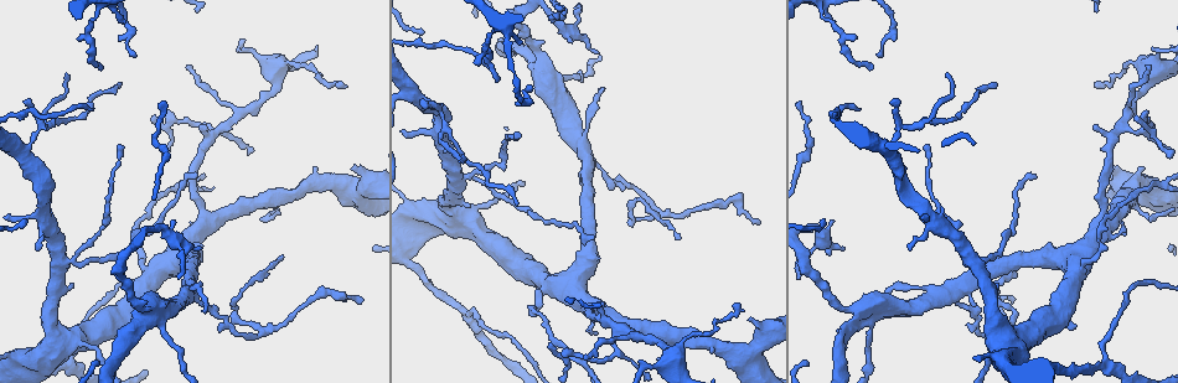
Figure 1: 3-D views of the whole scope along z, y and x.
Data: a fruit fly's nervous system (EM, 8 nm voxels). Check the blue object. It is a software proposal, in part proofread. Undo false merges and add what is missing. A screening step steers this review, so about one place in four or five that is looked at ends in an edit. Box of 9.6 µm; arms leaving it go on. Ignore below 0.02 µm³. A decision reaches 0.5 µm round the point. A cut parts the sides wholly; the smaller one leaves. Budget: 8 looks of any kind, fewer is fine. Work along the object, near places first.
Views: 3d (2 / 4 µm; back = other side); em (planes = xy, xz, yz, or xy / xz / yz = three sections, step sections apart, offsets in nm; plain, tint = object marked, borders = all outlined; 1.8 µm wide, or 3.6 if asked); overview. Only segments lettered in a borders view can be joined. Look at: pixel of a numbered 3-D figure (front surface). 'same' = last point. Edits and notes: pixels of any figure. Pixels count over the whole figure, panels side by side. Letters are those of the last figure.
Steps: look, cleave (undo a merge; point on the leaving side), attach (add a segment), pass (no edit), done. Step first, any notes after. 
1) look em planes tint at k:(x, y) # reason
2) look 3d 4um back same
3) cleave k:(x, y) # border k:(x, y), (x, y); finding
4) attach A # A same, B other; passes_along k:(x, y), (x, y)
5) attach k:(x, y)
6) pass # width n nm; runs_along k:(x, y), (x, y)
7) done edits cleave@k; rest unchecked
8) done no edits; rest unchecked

look em planes tint at 1:(1145, 118) # sharp bend

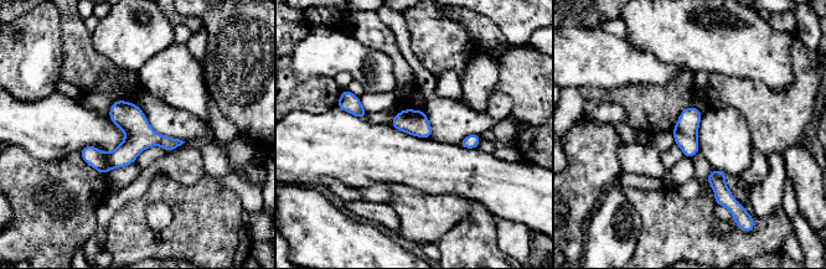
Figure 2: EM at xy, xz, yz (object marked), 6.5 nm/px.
look em planes borders same # what lies round it

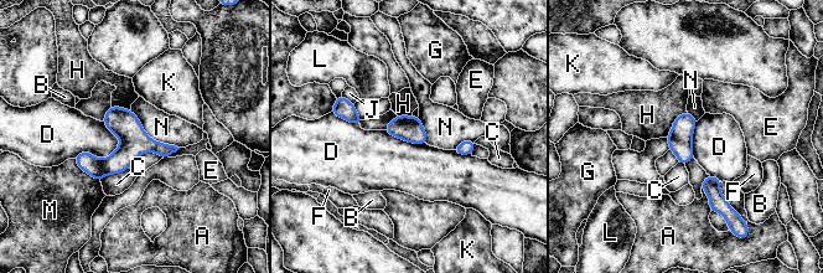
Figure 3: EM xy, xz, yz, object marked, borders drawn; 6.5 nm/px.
pass # longest_contact N 400 nm; A other, B other, C other, D other, E other, F other, G other, H other, J other, K other, L other, M other, N other; runs_along 3:(172, 149), (133, 147), (114, 164), (78, 159); continuous, no second neuron

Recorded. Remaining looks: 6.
look em 3.6um planes borders at 1:(1080, 272) # four-way junction

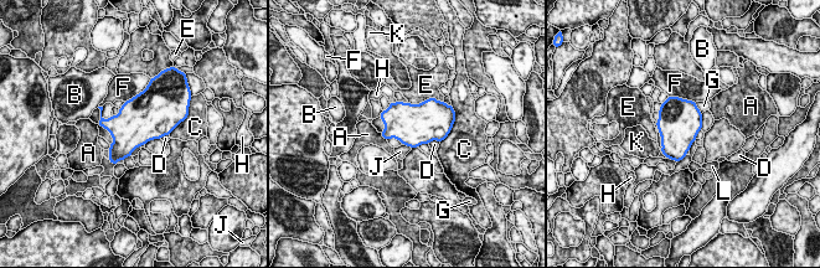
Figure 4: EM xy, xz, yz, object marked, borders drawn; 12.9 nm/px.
pass # A other, B other, C other, D other, E other, F other, G other, H other, J other, K other, L other; border 4:(98, 124), (111, 134), (113, 143); continuous, no second neuron

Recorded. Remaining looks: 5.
look 3d 2um at 1:(96, 16) # three arms meet

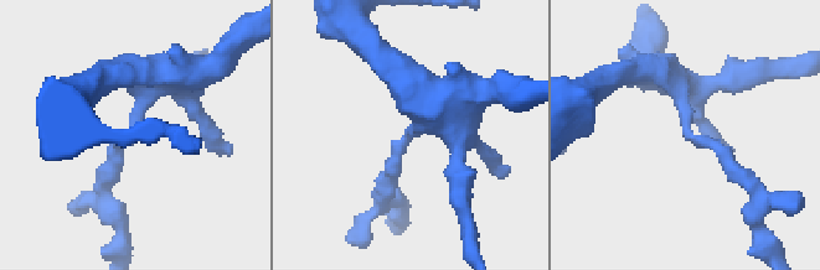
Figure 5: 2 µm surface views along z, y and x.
look em xy step 16 tint at 5:(689, 134)

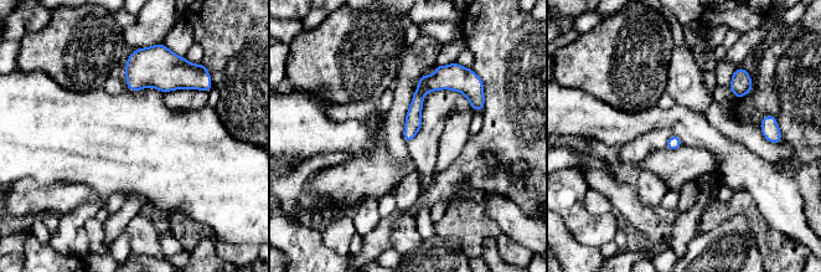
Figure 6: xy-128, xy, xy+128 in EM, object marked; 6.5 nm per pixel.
look em planes borders same # cut it another way

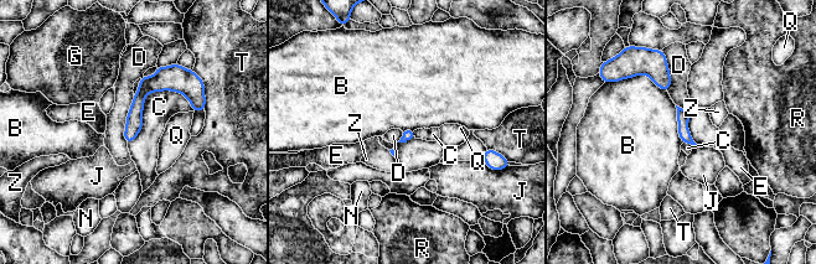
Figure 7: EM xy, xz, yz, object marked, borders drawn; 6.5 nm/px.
pass # width 70 nm; B other, C other, D other, E other, G other, J other, N other, Q other, R other, T other, Z other; border 7:(690, 110), (688, 133), (697, 145); one neuron here

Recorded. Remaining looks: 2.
done no edits; rest unchecked

